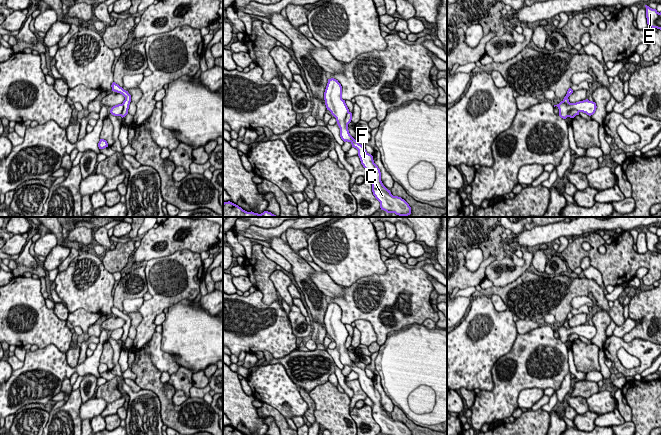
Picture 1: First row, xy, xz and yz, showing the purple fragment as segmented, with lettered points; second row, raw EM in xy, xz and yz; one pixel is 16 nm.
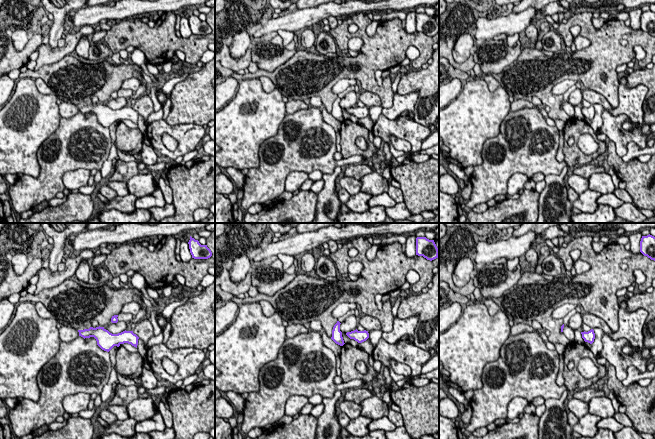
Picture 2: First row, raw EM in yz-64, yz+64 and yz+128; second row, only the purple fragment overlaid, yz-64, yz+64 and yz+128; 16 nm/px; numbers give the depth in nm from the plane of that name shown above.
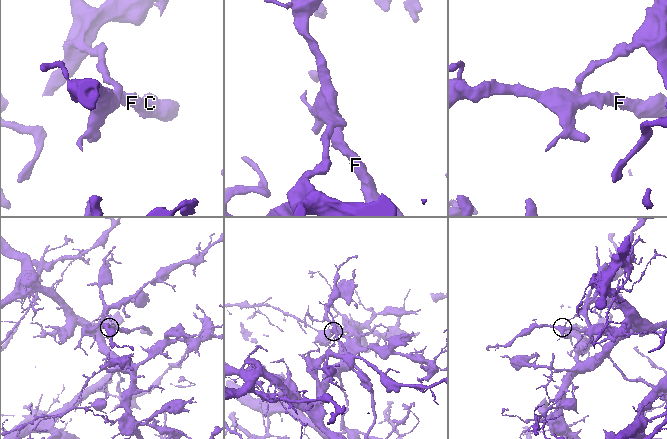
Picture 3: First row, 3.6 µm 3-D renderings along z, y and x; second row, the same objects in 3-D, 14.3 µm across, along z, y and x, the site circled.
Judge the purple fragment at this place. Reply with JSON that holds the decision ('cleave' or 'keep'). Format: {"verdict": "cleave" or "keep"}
{"verdict": "cleave"}

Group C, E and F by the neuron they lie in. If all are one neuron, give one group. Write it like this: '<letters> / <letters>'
C F / E

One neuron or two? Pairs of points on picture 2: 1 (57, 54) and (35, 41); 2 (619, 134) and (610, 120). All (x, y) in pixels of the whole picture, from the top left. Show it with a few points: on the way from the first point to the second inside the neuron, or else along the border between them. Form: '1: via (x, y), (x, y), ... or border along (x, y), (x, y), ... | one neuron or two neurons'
1: border along (40, 43), (35, 49) | two neurons
2: via (616, 131), (610, 123) | one neuron

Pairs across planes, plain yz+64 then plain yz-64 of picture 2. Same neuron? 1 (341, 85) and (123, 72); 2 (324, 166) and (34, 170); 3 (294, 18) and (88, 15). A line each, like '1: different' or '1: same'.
1: different
2: different
3: same

